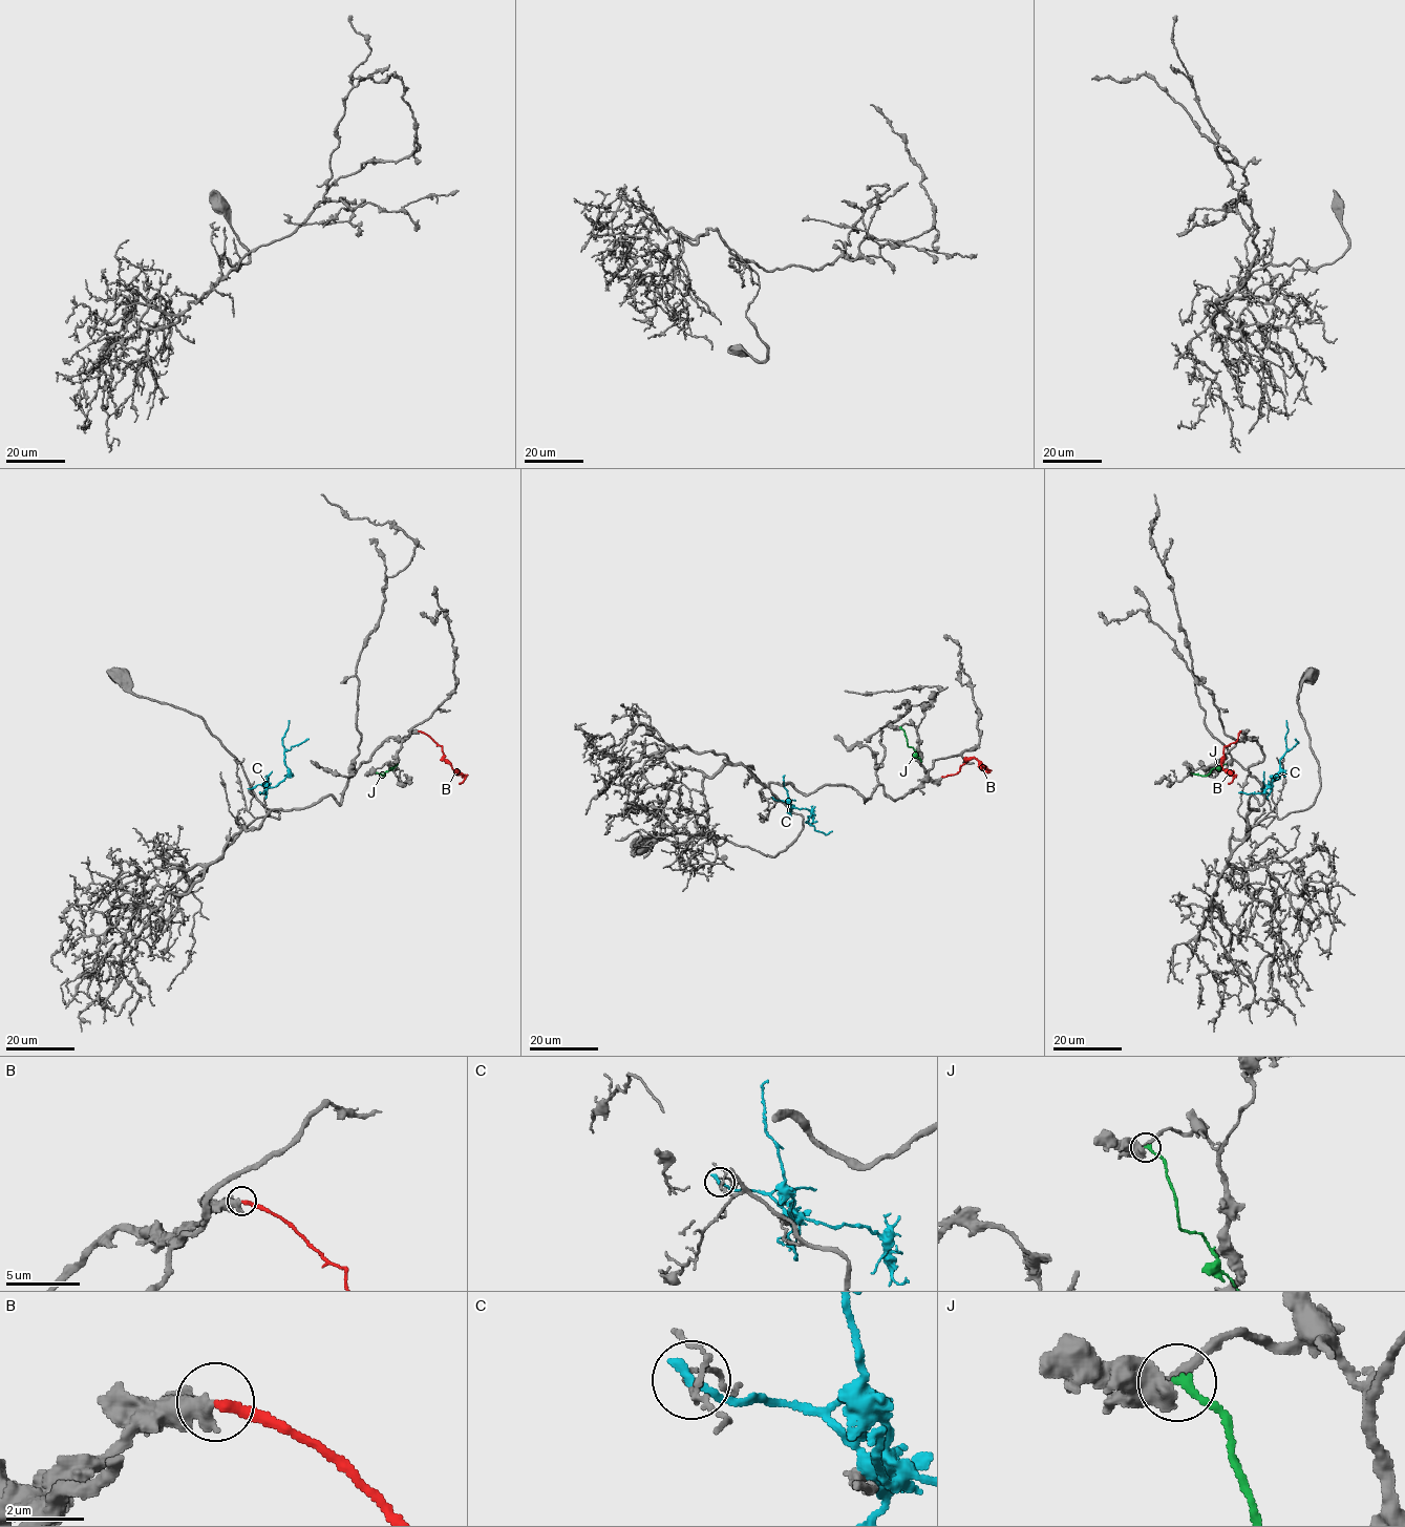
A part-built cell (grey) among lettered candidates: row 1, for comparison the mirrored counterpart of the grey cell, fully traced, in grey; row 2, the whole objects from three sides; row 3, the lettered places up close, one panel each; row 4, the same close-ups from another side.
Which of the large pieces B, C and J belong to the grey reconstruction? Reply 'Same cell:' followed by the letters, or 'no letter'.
Same cell: B

